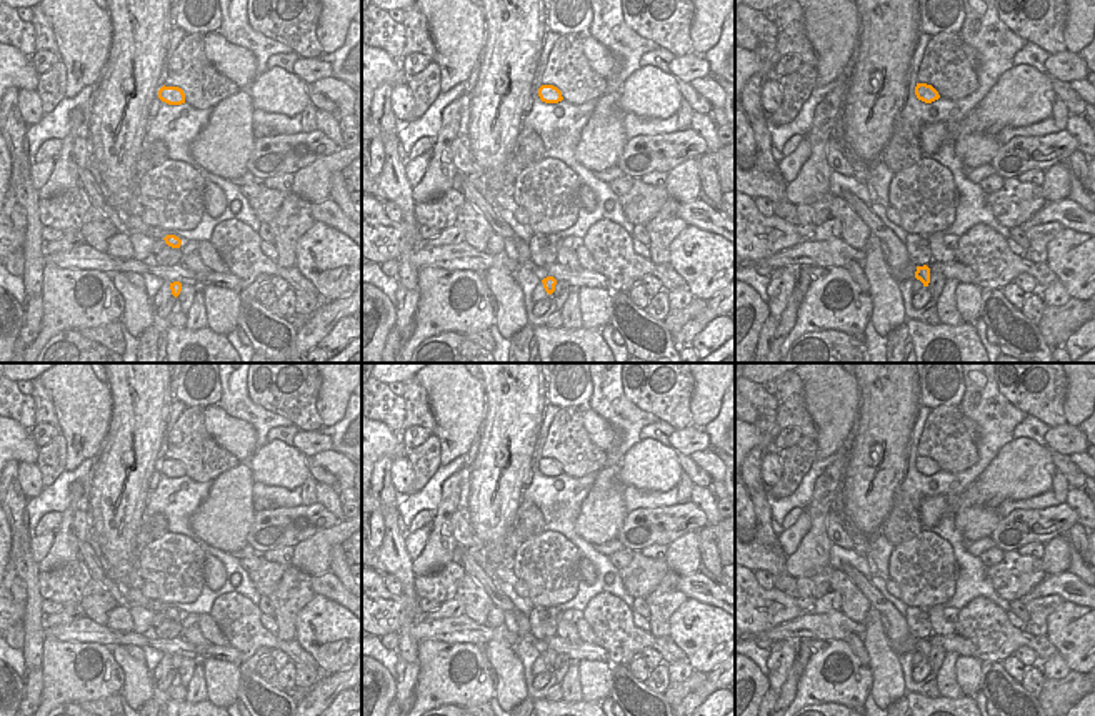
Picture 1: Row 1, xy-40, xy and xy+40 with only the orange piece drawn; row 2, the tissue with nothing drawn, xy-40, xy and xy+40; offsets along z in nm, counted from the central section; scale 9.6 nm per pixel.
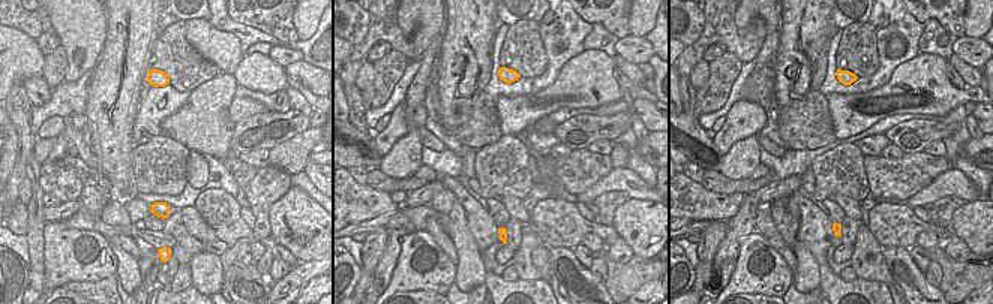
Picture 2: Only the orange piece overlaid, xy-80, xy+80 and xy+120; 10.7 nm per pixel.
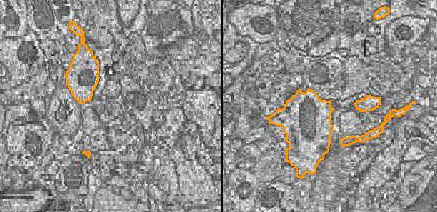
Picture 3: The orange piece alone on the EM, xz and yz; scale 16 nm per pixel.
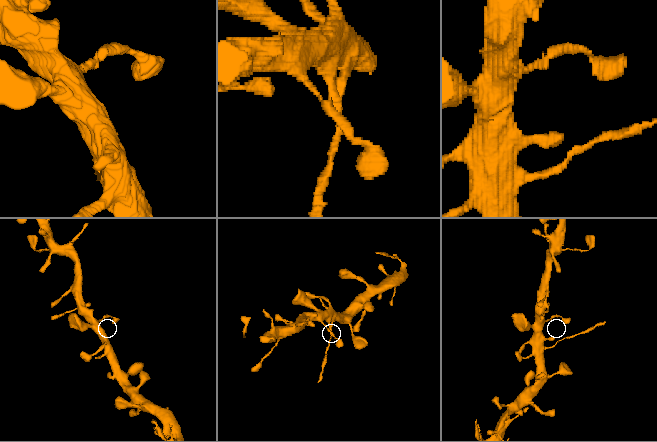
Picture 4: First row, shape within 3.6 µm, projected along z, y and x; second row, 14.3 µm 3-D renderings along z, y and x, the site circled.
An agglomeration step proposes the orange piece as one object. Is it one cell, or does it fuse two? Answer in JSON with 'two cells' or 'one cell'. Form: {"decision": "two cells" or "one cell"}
{"decision": "two cells"}

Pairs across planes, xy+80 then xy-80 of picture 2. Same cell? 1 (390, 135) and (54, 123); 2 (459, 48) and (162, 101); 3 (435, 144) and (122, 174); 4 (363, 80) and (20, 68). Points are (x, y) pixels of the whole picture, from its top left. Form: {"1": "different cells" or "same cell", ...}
{"1": "different cells", "2": "different cells", "3": "different cells", "4": "different cells"}

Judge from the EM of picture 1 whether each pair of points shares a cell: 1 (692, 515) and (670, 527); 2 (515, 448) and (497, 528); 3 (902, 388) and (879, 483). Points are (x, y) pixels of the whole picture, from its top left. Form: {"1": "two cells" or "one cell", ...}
{"1": "one cell", "2": "one cell", "3": "one cell"}

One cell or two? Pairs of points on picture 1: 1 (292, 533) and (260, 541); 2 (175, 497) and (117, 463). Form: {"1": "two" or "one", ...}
{"1": "one", "2": "two"}

